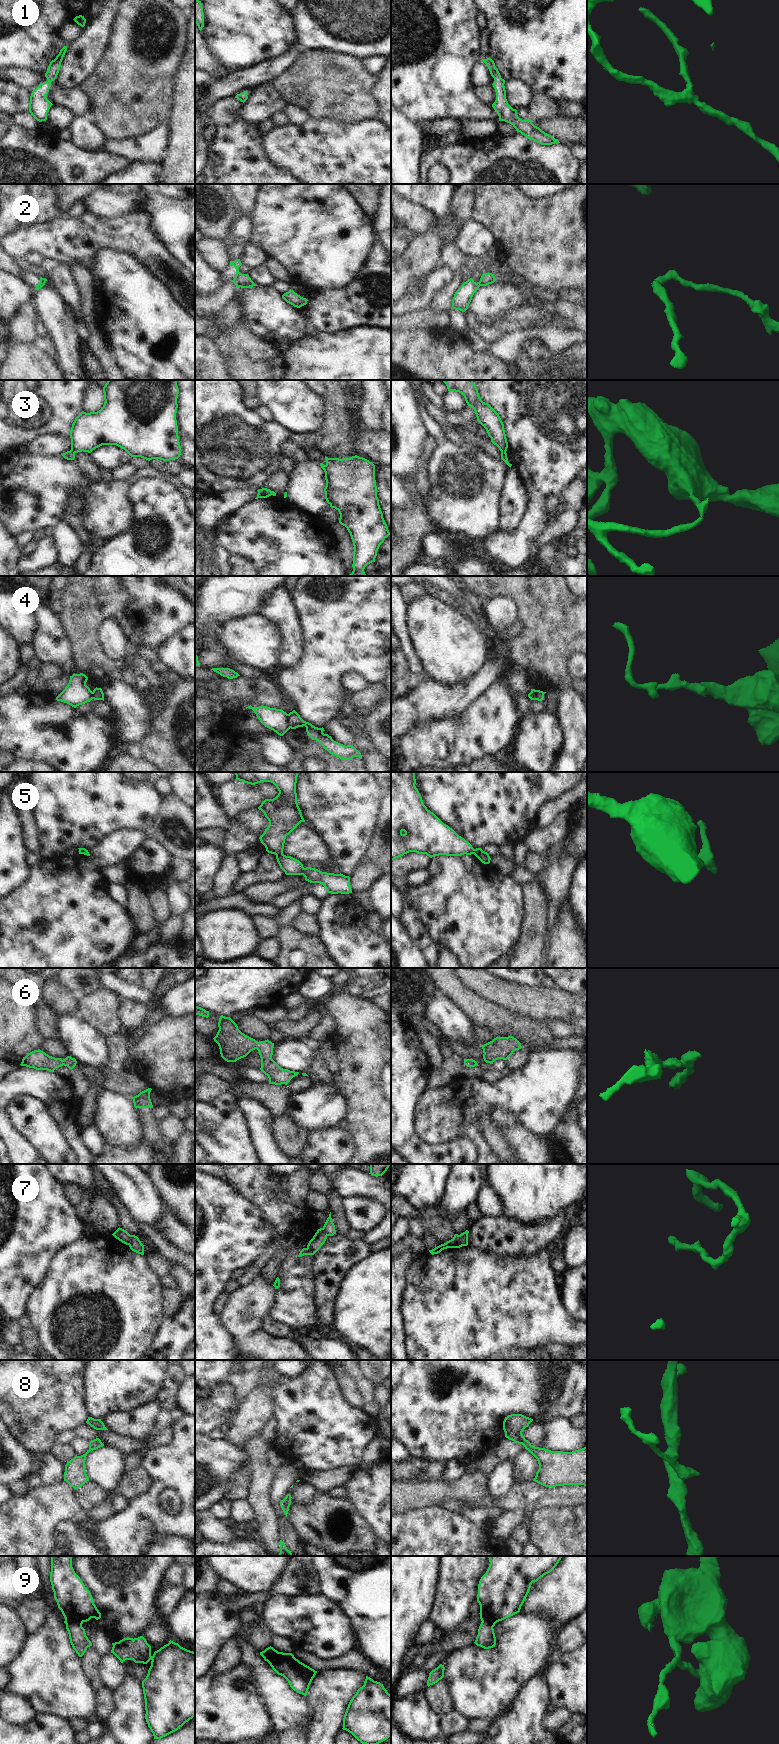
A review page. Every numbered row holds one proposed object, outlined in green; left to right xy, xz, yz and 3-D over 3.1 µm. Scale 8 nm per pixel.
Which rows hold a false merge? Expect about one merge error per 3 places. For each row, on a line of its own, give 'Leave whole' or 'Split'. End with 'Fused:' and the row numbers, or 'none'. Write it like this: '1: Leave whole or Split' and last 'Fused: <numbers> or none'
1: Leave whole
2: Split
3: Split
4: Split
5: Split
6: Leave whole
7: Split
8: Leave whole
9: Split
Fused: 2, 3, 4, 5, 7, 9.

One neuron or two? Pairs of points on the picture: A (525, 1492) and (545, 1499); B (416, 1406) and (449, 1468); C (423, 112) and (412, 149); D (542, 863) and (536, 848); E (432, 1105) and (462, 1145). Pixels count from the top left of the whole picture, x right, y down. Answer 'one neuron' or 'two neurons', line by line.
A: one neuron
B: two neurons
C: two neurons
D: two neurons
E: two neurons

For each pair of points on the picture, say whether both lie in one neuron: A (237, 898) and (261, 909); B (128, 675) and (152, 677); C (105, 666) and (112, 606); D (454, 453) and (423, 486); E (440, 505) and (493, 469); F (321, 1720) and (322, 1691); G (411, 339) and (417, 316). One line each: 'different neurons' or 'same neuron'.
A: same neuron
B: different neurons
C: same neuron
D: different neurons
E: same neuron
F: same neuron
G: different neurons

